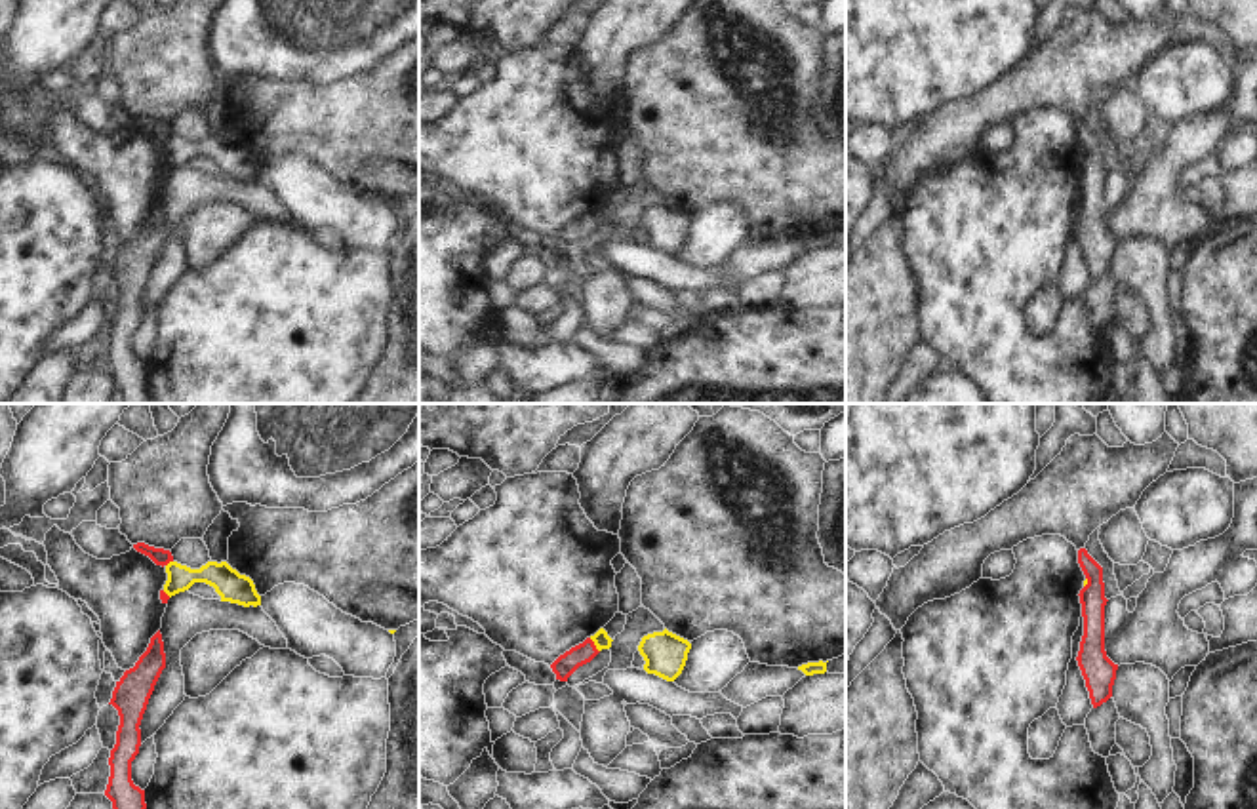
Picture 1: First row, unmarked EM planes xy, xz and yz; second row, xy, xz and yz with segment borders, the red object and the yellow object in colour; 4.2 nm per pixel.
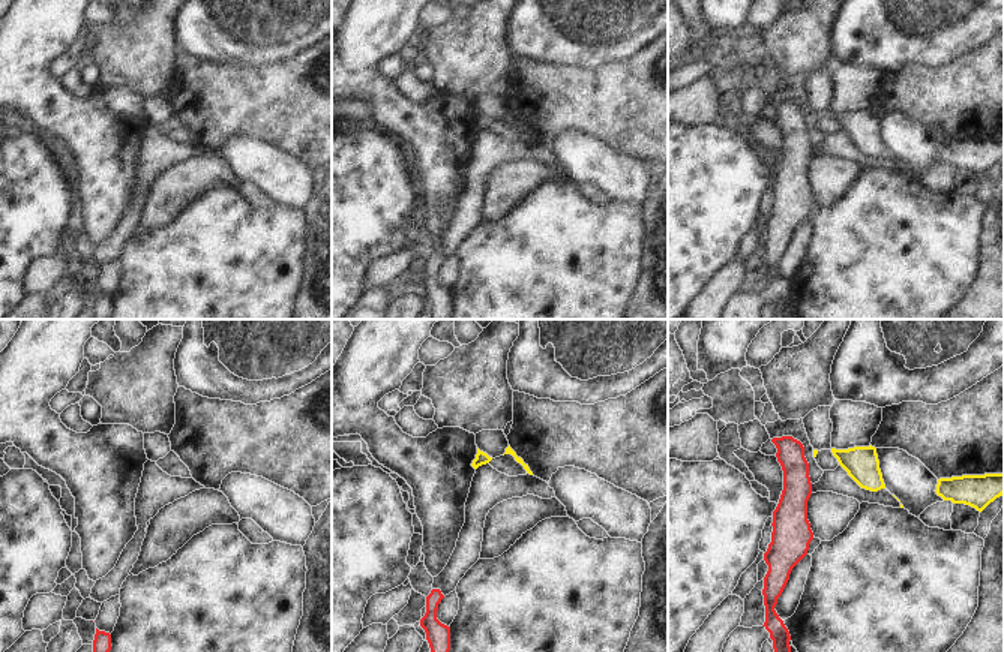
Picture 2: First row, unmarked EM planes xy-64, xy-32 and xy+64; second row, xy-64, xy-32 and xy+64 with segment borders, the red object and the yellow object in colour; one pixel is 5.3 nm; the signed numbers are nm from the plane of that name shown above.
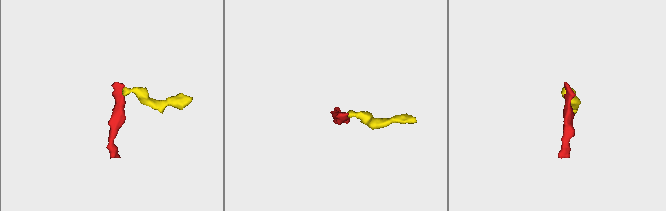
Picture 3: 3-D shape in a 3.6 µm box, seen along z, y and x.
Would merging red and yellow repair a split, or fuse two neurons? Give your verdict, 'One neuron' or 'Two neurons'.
Two neurons.

